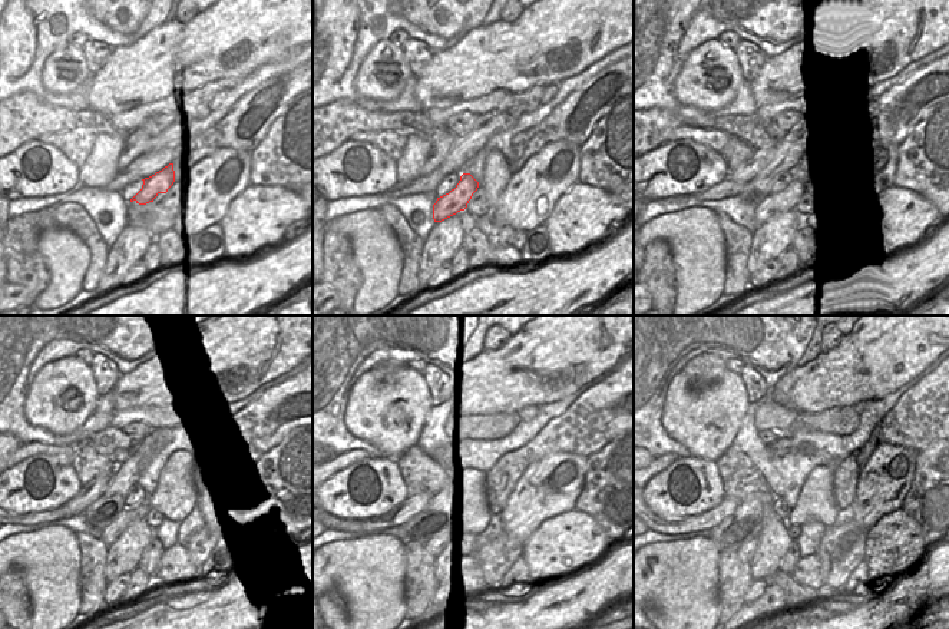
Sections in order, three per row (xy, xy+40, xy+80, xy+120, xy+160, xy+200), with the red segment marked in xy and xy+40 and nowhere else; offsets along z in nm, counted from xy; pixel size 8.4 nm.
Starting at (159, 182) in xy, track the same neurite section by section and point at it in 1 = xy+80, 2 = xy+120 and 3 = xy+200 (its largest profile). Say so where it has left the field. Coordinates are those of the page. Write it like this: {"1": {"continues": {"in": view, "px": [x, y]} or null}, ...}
{"1": {"continues": {"in": "xy+80", "px": [769, 205]}}, "2": {"continues": {"in": "xy+120", "px": [122, 520]}}, "3": {"continues": {"in": "xy+200", "px": [746, 552]}}}

